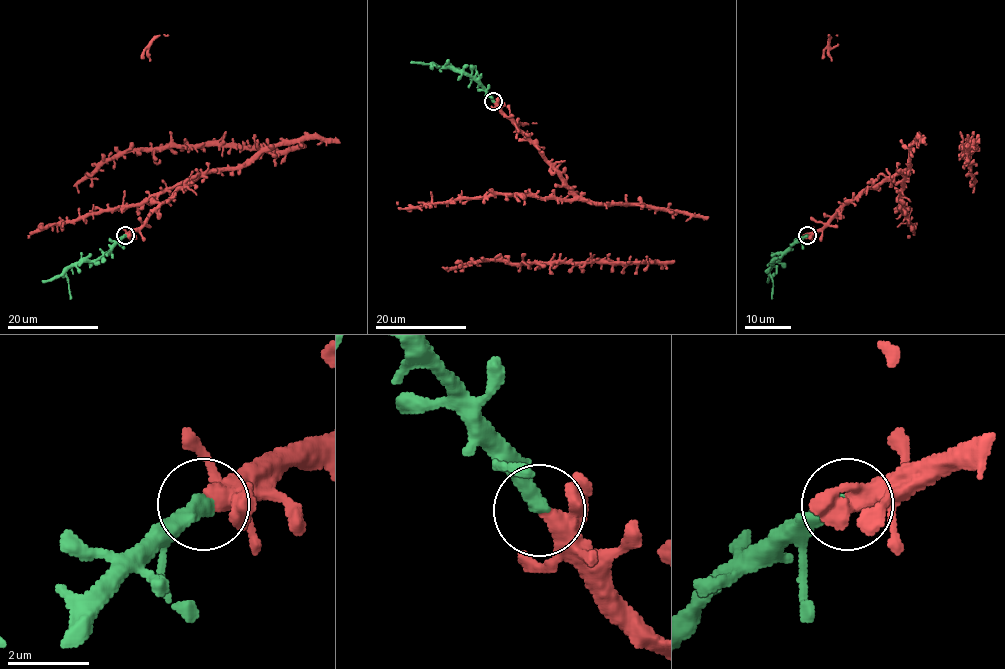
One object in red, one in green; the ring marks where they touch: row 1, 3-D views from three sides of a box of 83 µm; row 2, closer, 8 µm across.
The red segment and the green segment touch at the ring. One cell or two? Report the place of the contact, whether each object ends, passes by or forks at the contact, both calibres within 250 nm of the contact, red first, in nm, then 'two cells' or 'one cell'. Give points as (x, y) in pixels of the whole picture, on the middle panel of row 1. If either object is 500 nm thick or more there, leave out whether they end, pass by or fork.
at (493, 101); red passes by; green ends there; 360 nm thick on the red side, 440 nm on the other; one cell

